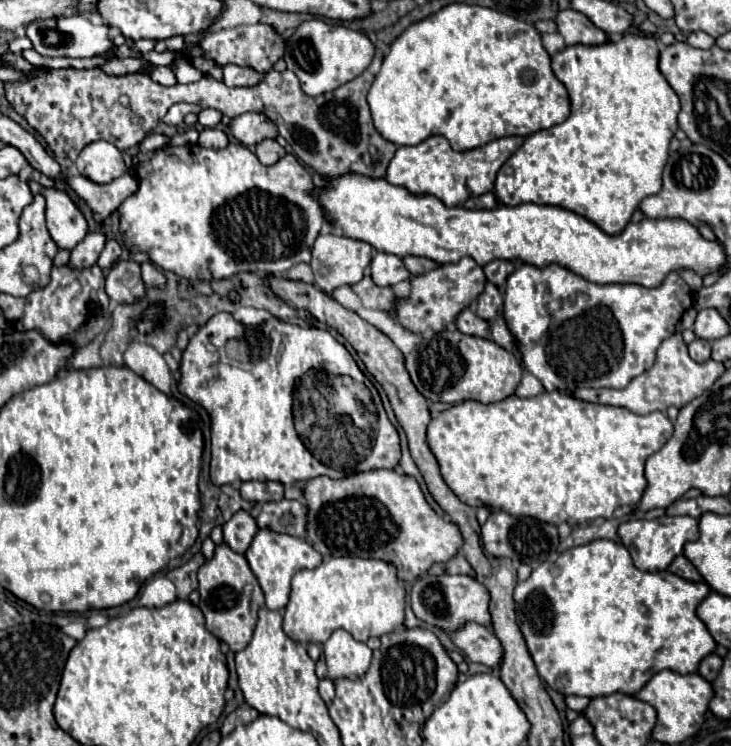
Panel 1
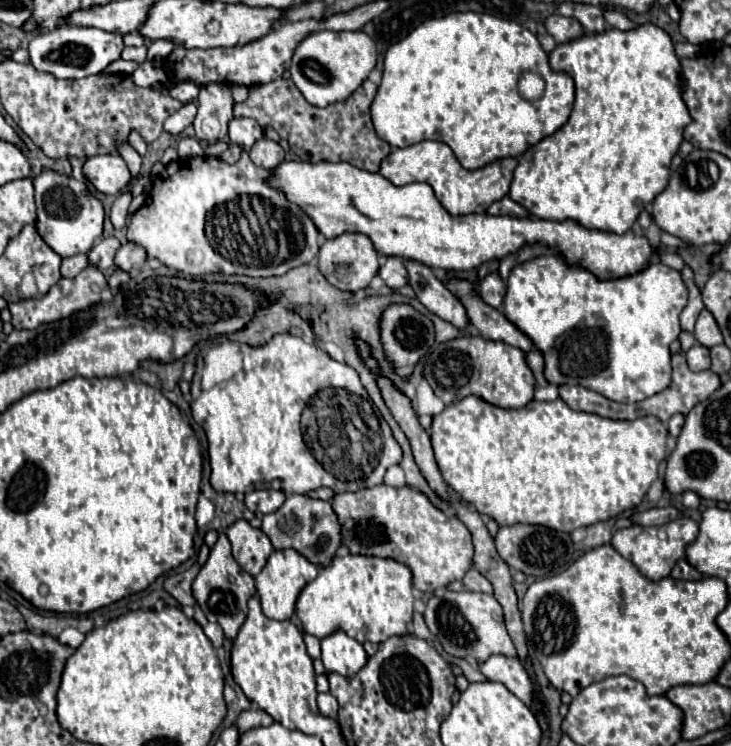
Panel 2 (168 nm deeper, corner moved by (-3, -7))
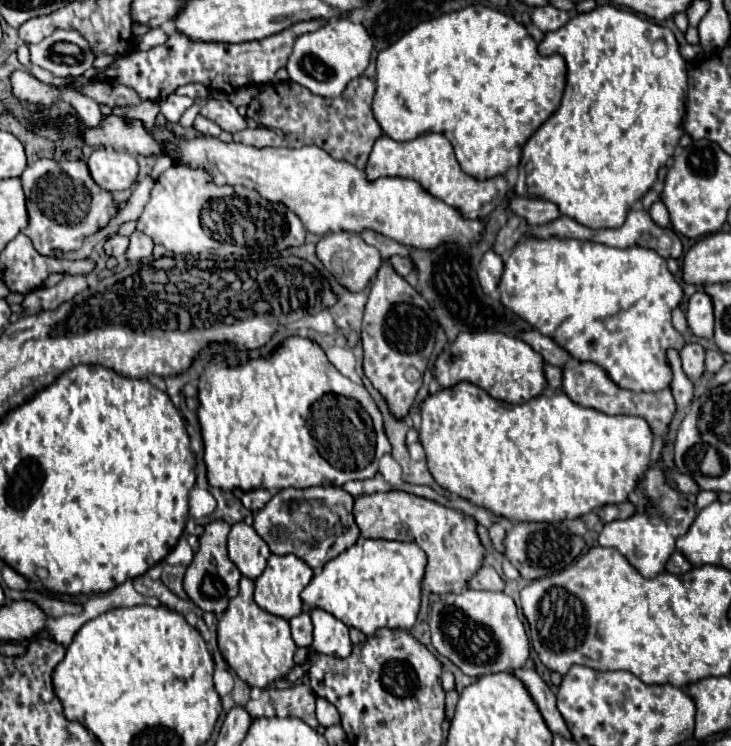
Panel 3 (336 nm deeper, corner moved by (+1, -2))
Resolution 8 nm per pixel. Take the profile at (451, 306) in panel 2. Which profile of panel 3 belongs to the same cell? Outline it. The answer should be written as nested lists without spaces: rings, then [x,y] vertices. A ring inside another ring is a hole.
[[[366,230],[366,232],[360,232],[360,236],[362,236],[368,244],[376,246],[378,252],[380,252],[380,256],[382,256],[384,260],[390,258],[390,256],[394,256],[394,254],[398,254],[398,256],[402,256],[402,258],[410,258],[410,250],[408,250],[406,246],[402,246],[402,244],[398,244],[398,242],[386,238],[386,236],[382,236],[382,234],[378,234],[378,232]]]

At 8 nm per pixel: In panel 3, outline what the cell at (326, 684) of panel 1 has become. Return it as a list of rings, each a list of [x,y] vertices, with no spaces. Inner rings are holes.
[[[316,698],[316,716],[318,716],[318,722],[320,726],[332,726],[332,724],[338,724],[340,722],[340,714],[336,710],[334,704],[330,704],[326,698]]]

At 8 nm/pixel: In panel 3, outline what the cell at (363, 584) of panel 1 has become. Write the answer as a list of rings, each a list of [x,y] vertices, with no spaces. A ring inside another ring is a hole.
[[[358,540],[320,572],[302,590],[308,612],[326,610],[348,628],[358,628],[366,636],[378,628],[410,630],[420,610],[420,582],[424,576],[426,554],[416,544],[390,540]]]

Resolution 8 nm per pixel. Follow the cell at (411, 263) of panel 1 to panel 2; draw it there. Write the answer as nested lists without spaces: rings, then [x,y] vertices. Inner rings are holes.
[[[458,287],[458,295],[462,295],[462,303],[466,303],[468,315],[472,325],[478,329],[478,333],[486,339],[504,341],[512,347],[520,347],[524,351],[534,351],[534,343],[530,337],[526,337],[512,321],[504,317],[502,311],[486,305],[482,299],[474,299],[466,287]]]

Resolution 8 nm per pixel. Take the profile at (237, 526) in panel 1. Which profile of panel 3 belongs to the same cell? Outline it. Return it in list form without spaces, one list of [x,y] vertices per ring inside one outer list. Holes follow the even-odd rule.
[[[236,522],[232,526],[228,534],[228,552],[238,570],[252,580],[266,568],[270,556],[270,548],[266,546],[266,542],[252,526],[244,522]]]

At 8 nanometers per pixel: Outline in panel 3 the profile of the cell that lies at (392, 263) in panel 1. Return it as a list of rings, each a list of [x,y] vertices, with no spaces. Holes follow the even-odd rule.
[[[390,256],[388,262],[390,262],[390,266],[394,266],[396,274],[400,274],[400,276],[408,276],[408,272],[414,268],[414,264],[410,260],[400,258],[400,256]]]

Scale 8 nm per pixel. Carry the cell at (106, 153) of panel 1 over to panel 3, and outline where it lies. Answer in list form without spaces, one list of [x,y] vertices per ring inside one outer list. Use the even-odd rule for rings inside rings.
[[[98,148],[88,158],[88,170],[94,182],[104,190],[126,190],[138,176],[136,158],[114,148]]]

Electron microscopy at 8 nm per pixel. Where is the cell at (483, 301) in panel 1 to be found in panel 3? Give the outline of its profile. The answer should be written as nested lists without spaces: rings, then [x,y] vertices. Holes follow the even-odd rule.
[[[488,250],[482,256],[482,262],[478,266],[478,280],[480,280],[482,290],[486,290],[486,294],[496,290],[496,286],[500,282],[500,276],[502,276],[502,270],[504,270],[502,258],[498,254],[494,254],[492,250]]]

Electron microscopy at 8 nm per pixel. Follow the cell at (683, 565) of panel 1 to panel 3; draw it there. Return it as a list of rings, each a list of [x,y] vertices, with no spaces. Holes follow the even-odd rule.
[[[674,552],[674,554],[670,556],[668,564],[666,564],[666,570],[668,570],[670,574],[684,574],[684,572],[688,572],[690,568],[692,568],[692,564],[688,562],[688,558],[686,558],[682,552]]]

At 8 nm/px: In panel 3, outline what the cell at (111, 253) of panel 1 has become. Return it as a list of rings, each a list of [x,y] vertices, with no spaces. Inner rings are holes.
[[[134,232],[130,236],[130,246],[126,250],[126,260],[128,262],[140,262],[140,260],[150,260],[152,258],[152,248],[154,248],[154,242],[152,238],[148,238],[146,234],[142,232]]]

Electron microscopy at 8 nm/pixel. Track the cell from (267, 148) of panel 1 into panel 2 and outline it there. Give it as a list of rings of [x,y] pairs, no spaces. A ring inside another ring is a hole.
[[[262,137],[250,147],[250,159],[258,167],[274,169],[284,159],[284,149],[276,141],[272,141],[268,137]]]

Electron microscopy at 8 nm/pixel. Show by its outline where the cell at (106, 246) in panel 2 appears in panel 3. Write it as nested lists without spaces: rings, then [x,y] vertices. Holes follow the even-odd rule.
[[[110,236],[104,244],[104,252],[106,256],[116,256],[116,258],[122,258],[122,254],[126,252],[128,248],[128,238],[126,236]]]

